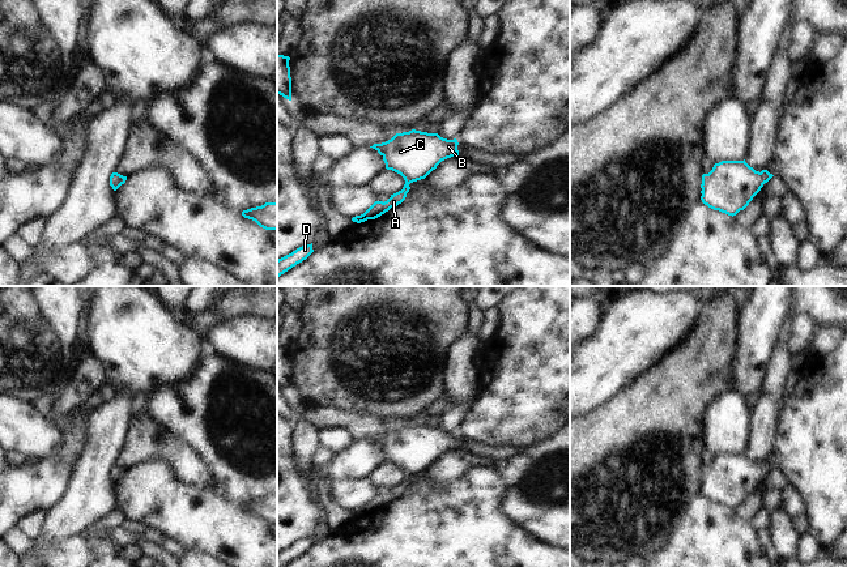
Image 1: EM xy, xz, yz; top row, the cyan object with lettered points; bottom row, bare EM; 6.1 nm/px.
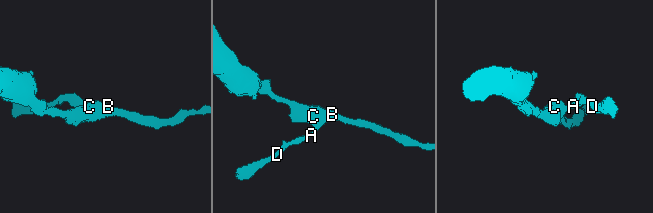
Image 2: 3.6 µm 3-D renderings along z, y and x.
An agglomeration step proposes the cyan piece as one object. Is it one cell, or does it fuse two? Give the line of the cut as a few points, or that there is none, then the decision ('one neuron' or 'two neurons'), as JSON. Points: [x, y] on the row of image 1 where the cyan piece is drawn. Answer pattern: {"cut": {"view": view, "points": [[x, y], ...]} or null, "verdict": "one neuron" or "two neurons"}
{"cut": null, "verdict": "one neuron"}

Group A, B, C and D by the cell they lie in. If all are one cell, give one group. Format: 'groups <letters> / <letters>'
groups A B C D

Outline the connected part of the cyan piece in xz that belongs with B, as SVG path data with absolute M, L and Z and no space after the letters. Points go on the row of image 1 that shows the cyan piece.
M412 129L370 146L383 157L386 169L400 174L405 184L387 201L375 201L363 214L353 217L352 221L361 223L375 219L401 204L410 189L410 183L425 179L442 161L459 155L457 145L456 138L447 140L438 133Z

